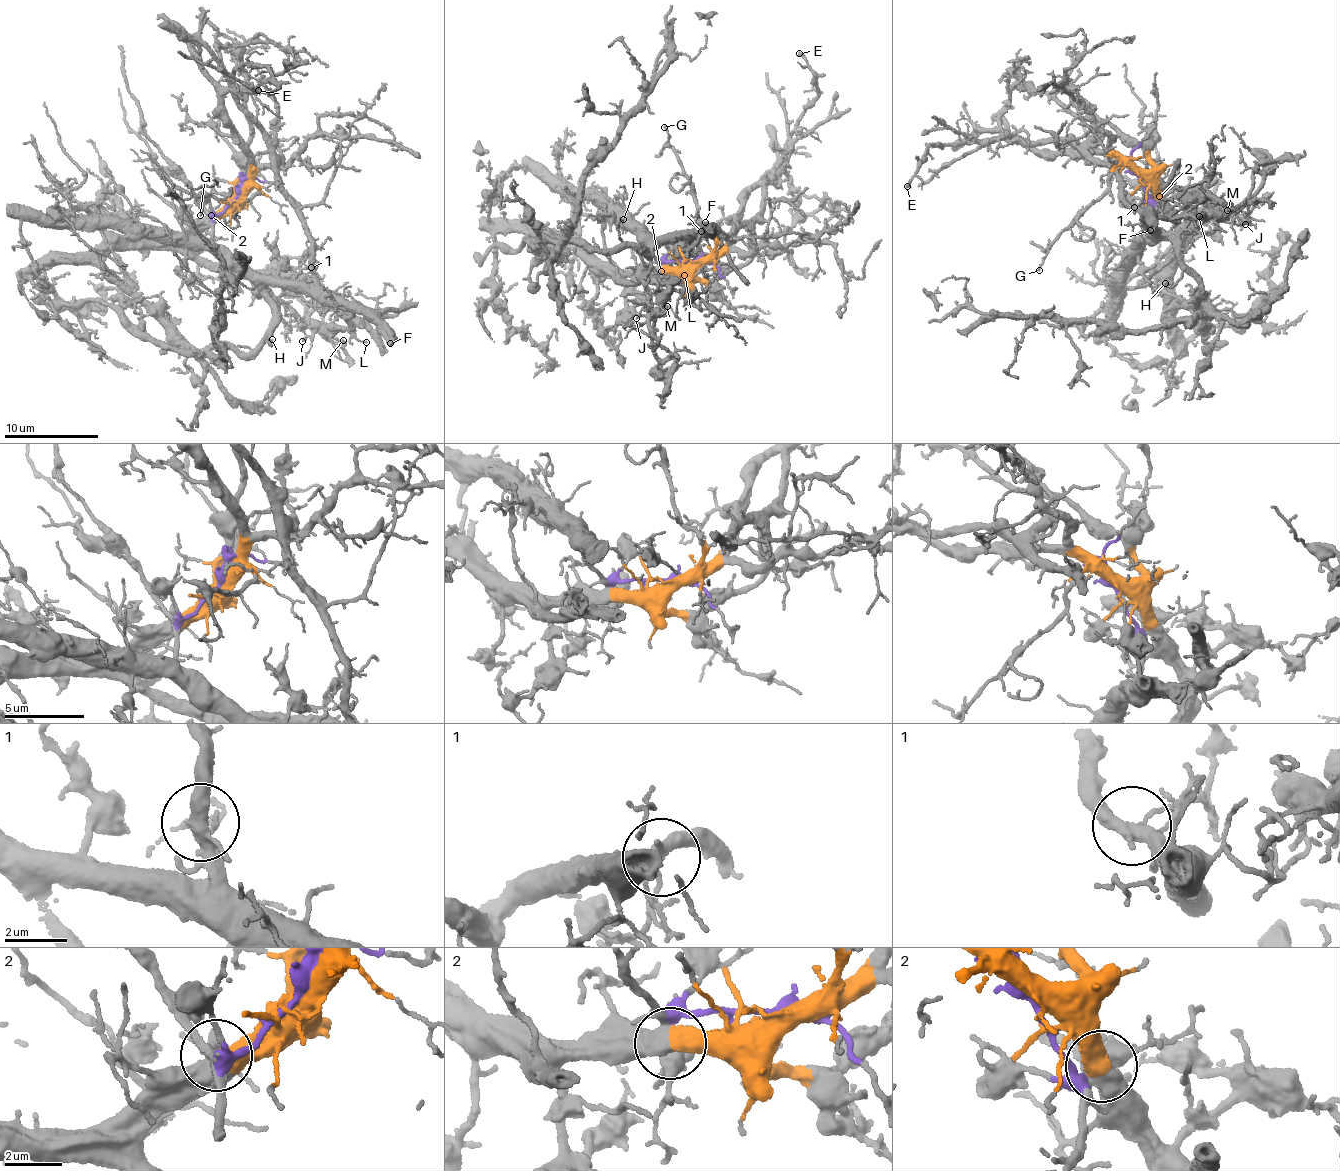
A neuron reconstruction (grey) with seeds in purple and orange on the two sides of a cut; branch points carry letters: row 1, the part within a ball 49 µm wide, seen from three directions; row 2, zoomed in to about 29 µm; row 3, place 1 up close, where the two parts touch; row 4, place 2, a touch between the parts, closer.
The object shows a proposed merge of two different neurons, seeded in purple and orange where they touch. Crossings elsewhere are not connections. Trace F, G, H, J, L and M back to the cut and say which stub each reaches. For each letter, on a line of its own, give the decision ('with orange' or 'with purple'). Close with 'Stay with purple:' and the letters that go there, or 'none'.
F: with purple
G: with orange
H: with purple
J: with orange
L: with purple
M: with purple
Stay with purple: F, H, L, M

